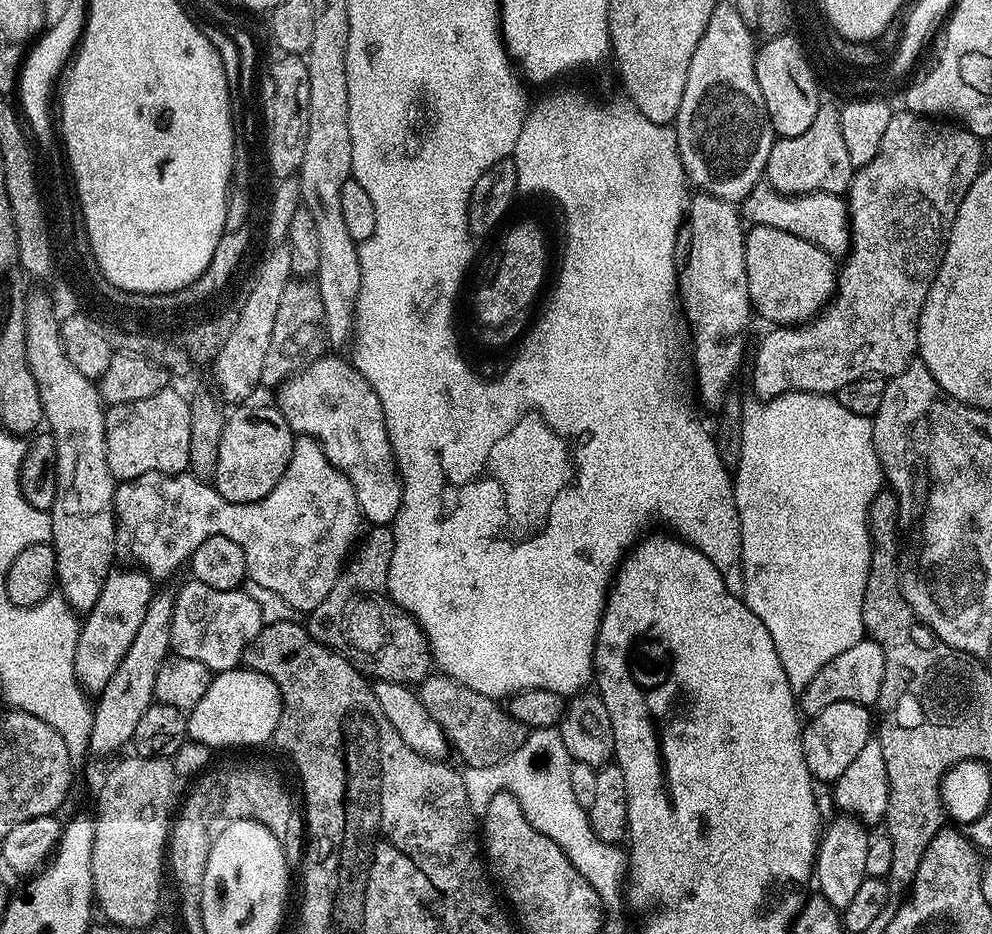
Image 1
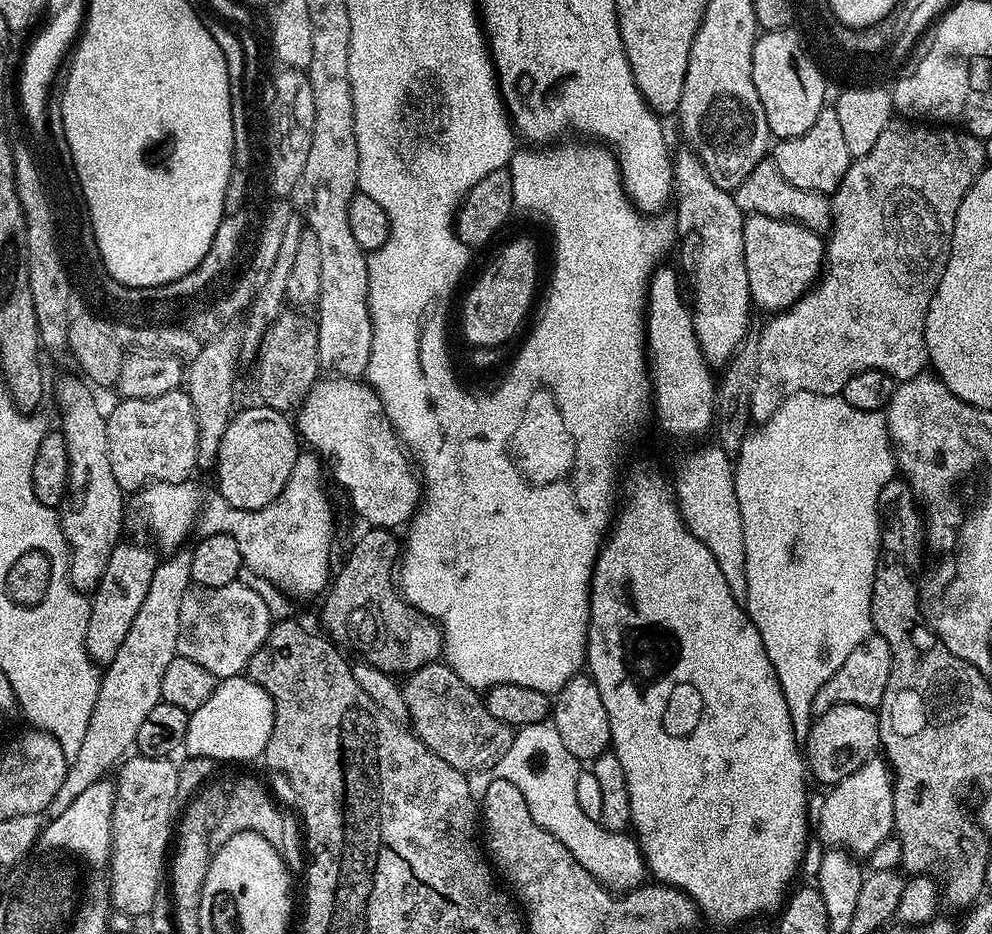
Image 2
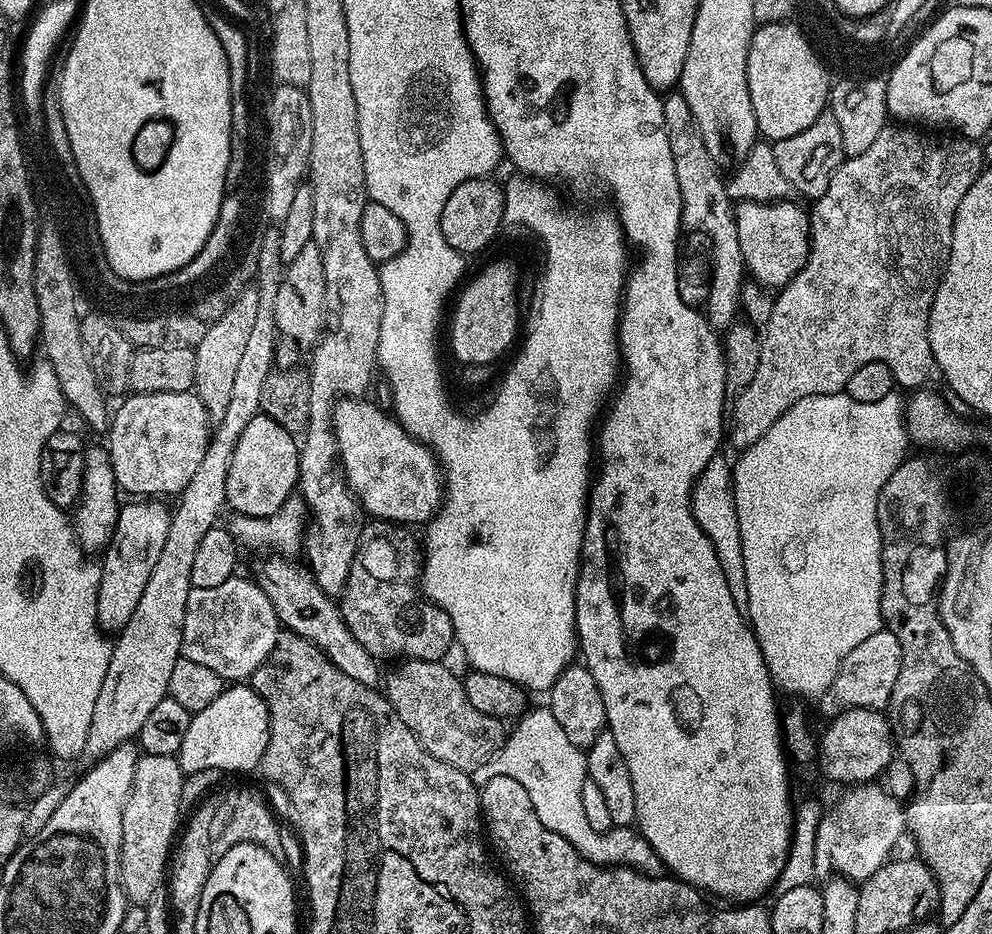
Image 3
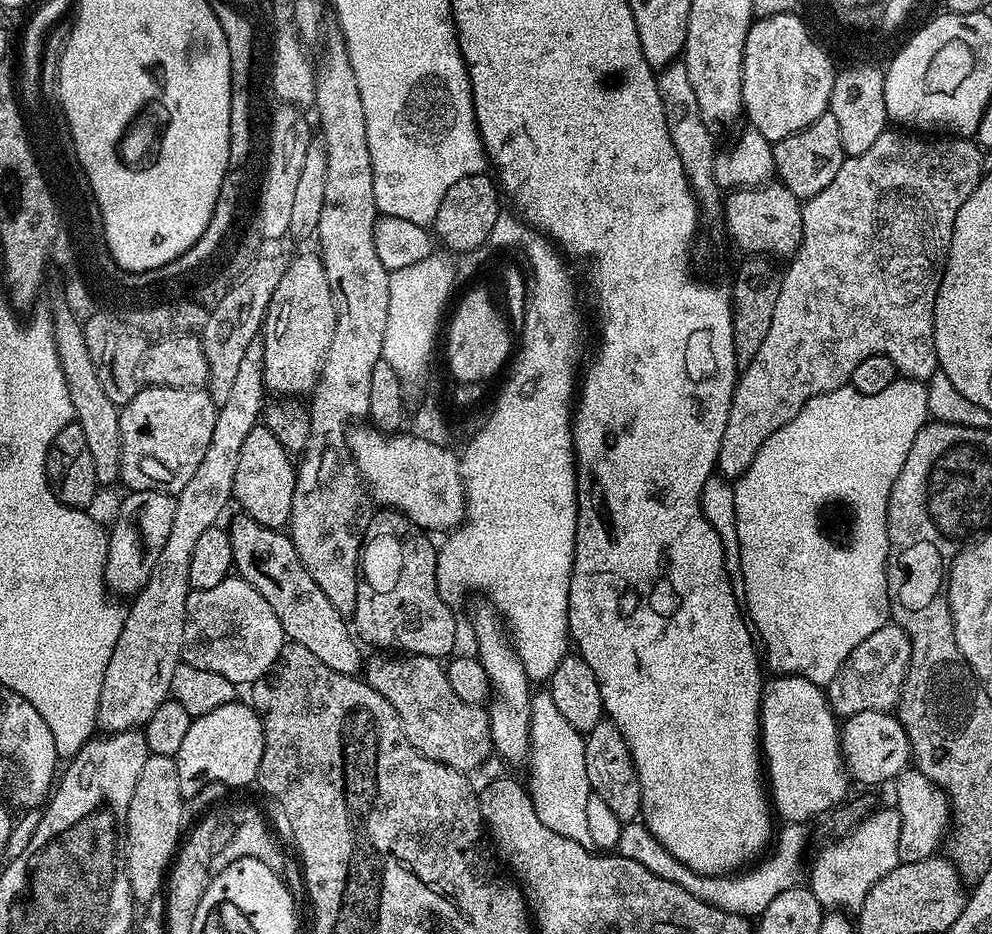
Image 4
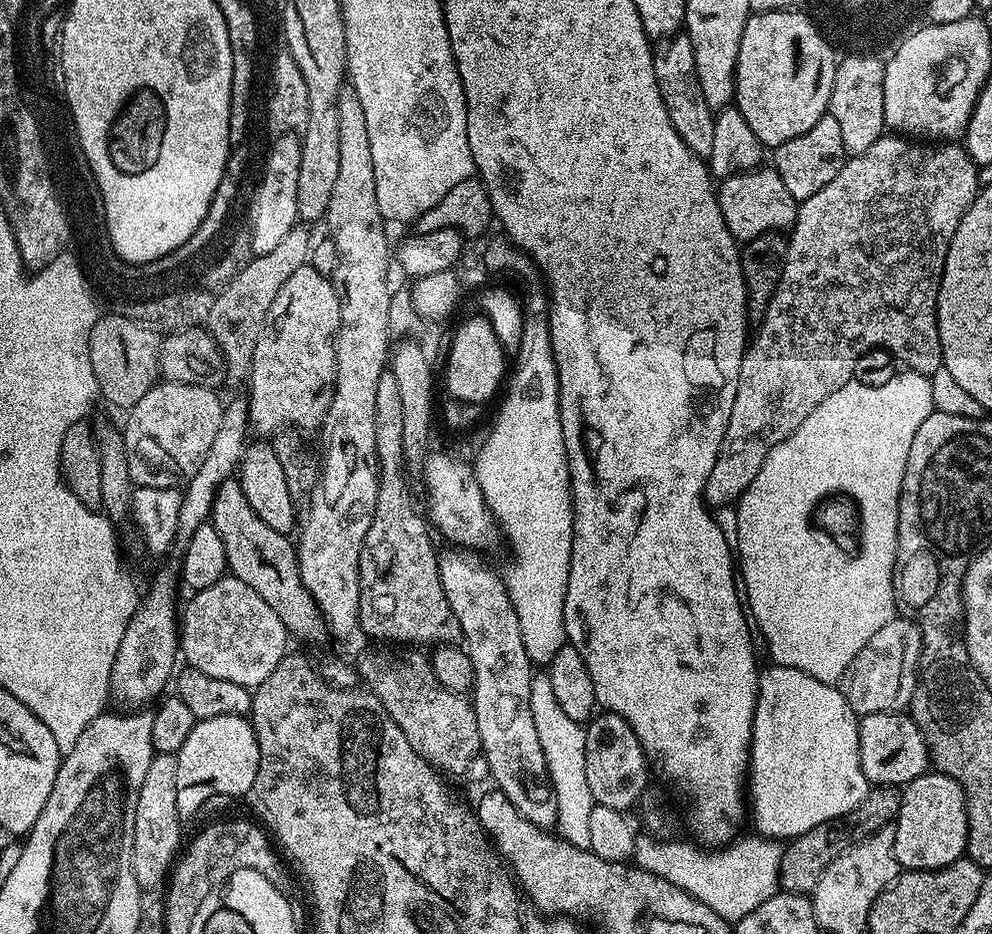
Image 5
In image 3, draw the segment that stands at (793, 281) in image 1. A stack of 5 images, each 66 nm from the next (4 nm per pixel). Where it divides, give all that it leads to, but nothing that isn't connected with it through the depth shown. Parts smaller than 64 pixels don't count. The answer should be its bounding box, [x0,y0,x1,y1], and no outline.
[734,199,812,290]

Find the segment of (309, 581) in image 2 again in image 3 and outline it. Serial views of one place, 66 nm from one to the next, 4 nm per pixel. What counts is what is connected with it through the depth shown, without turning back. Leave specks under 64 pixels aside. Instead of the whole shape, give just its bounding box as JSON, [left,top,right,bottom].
[226,479,315,561]

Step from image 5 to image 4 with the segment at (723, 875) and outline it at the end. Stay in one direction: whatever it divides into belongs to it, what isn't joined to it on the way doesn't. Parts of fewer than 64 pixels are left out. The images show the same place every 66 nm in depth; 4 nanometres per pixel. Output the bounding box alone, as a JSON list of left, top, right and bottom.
[618,822,808,918]

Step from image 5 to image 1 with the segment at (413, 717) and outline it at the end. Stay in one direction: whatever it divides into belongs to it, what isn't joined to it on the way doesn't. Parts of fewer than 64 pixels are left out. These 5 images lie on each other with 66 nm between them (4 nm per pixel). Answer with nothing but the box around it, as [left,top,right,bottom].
[418,673,529,768]

